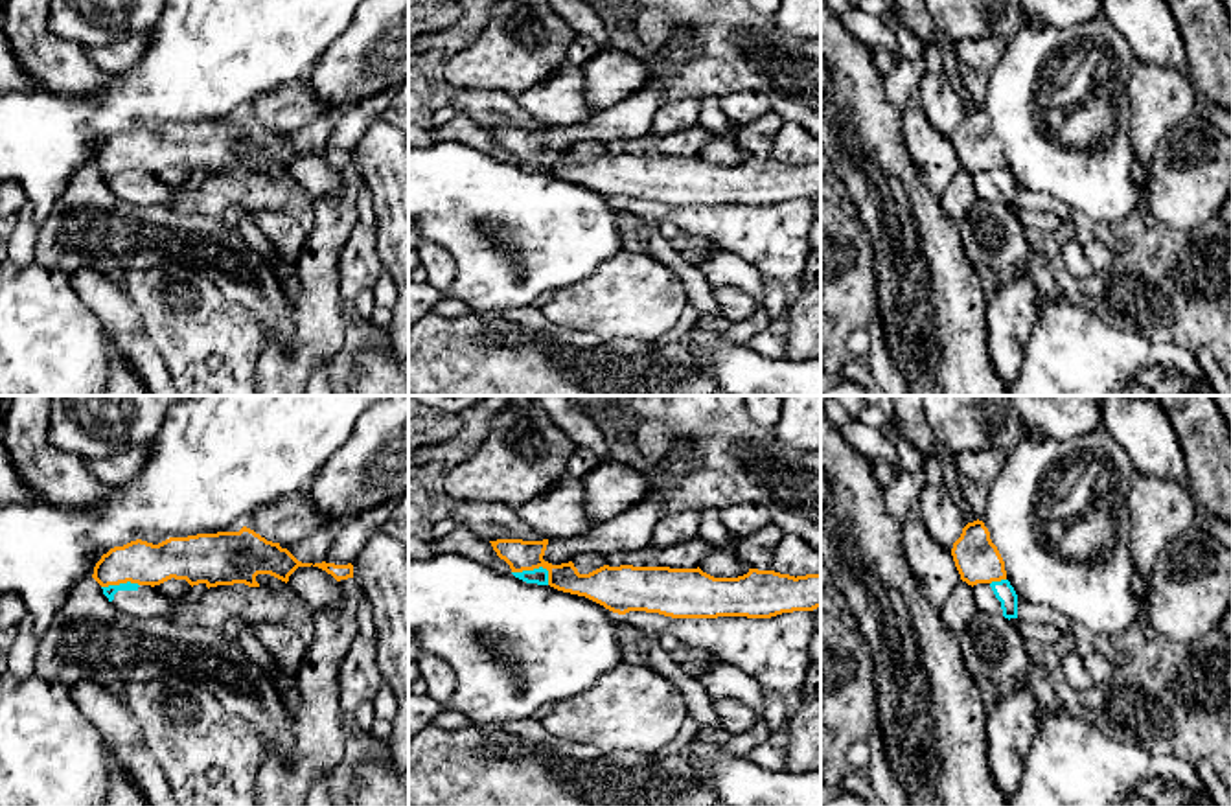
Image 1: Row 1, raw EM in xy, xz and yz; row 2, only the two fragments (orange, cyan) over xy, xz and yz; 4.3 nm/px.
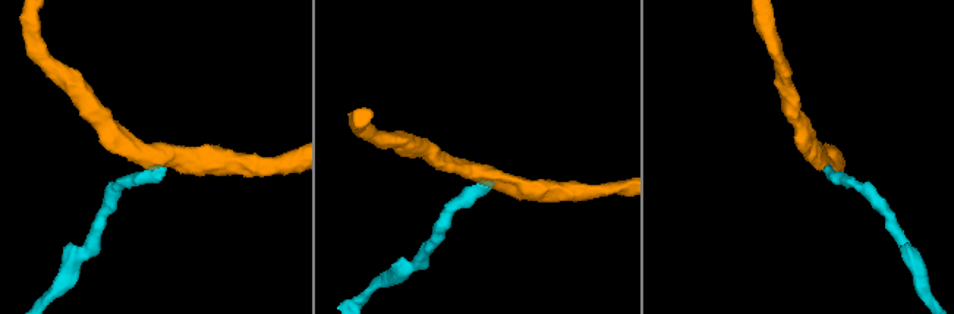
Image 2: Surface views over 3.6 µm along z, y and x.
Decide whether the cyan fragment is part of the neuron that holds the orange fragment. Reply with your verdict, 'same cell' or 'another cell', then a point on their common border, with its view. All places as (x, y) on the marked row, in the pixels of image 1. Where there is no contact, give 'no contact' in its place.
another cell; meets orange in xz at (536, 567)

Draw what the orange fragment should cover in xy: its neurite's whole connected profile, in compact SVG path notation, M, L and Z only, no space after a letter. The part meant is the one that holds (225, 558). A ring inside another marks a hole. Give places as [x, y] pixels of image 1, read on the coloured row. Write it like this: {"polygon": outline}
{"polygon": "M243 526L239 532L169 537L158 545L136 539L114 547L96 563L92 578L101 587L127 581L155 587L171 578L208 589L234 583L259 587L258 574L287 583L298 567L311 565Z"}

